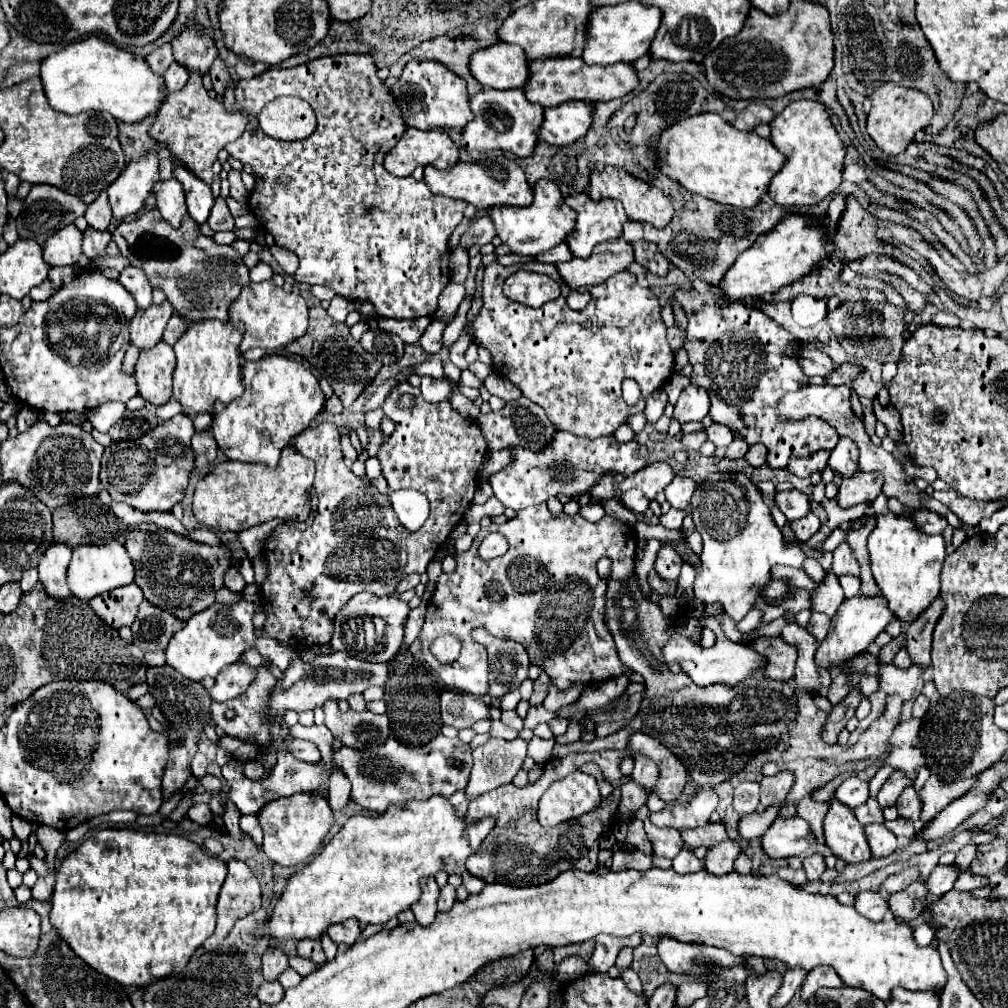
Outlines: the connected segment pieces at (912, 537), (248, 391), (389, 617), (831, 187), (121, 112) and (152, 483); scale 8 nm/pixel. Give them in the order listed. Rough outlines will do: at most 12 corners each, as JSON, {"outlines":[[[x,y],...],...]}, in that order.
{"outlines":[[[879,512],[875,582],[911,624],[939,594],[943,536]],[[269,354],[213,410],[229,460],[275,468],[325,408],[317,378]],[[355,594],[335,616],[331,646],[389,662],[409,604]],[[791,102],[771,122],[787,156],[769,184],[781,206],[841,186],[845,144],[829,108]],[[99,36],[41,62],[53,110],[155,116],[167,96],[145,58]],[[177,414],[105,448],[113,502],[169,512],[195,468],[193,420]]]}

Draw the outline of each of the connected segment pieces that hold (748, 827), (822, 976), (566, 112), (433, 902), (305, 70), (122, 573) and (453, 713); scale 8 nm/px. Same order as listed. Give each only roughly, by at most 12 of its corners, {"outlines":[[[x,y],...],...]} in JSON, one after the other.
{"outlines":[[[781,804],[765,808],[763,814],[743,816],[741,838],[757,838],[767,832],[779,816]],[[813,968],[801,986],[801,998],[809,1000],[817,988],[843,988],[833,968]],[[593,104],[545,108],[539,138],[567,146],[585,138]],[[423,878],[423,894],[411,906],[415,920],[429,926],[437,914],[439,886]],[[369,54],[235,86],[251,214],[297,282],[435,320],[465,202],[383,166],[407,124]],[[81,544],[67,568],[69,590],[91,600],[131,584],[125,546]],[[443,690],[441,720],[461,730],[491,720],[489,706]]]}

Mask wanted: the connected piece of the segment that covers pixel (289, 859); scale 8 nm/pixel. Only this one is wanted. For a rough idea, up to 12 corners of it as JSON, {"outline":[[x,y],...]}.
{"outline":[[325,798],[271,800],[257,814],[279,866],[313,856],[333,824]]}

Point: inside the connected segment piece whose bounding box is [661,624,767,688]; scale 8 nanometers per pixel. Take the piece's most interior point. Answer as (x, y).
(729, 663)

